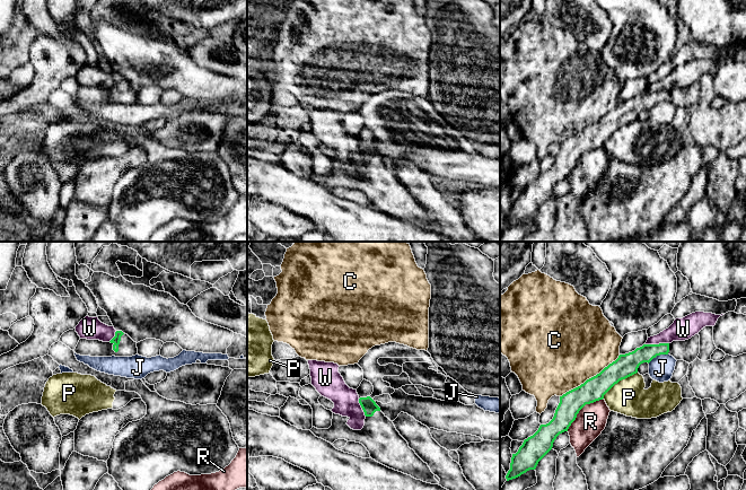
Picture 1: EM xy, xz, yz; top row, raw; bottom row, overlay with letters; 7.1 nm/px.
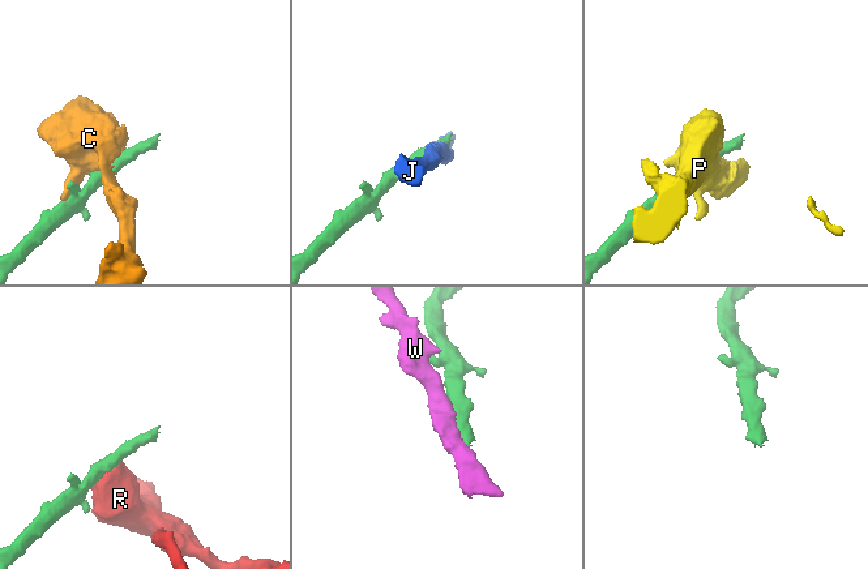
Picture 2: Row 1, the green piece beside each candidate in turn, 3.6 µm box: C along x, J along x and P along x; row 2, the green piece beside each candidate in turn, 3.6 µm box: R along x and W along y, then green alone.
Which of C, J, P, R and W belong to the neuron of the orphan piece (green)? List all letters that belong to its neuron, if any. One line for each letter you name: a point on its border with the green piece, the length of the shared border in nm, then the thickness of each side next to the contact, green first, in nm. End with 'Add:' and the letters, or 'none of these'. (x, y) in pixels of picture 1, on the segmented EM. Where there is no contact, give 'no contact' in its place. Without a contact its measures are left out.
Add: none of these

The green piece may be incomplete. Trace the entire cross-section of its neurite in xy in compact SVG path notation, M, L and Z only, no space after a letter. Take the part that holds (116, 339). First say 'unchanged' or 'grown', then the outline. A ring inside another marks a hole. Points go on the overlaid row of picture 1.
grown; M116 331L109 342L80 339L73 351L77 355L90 357L132 357L138 355L137 342L122 331Z

